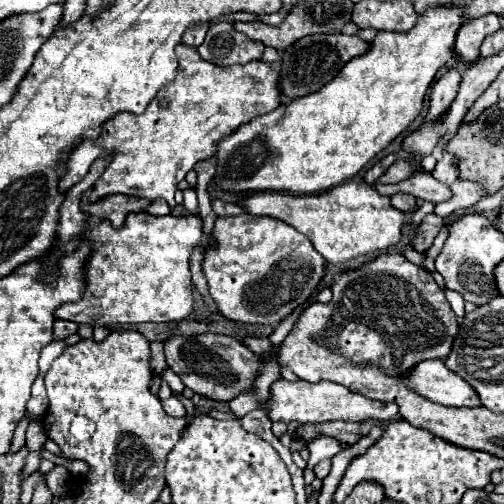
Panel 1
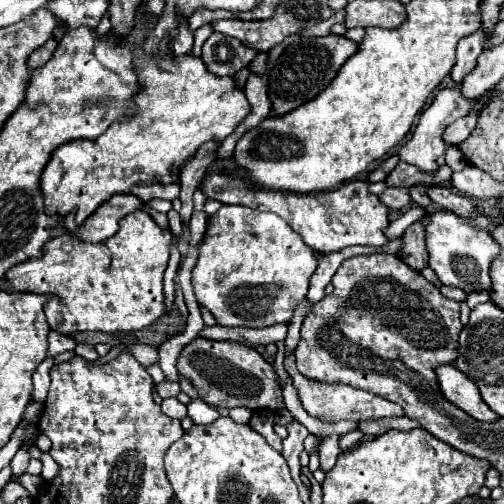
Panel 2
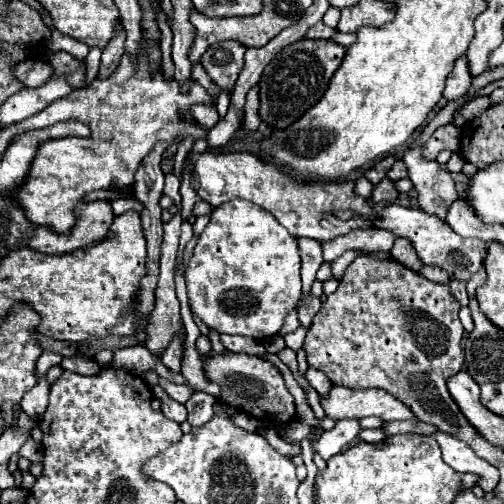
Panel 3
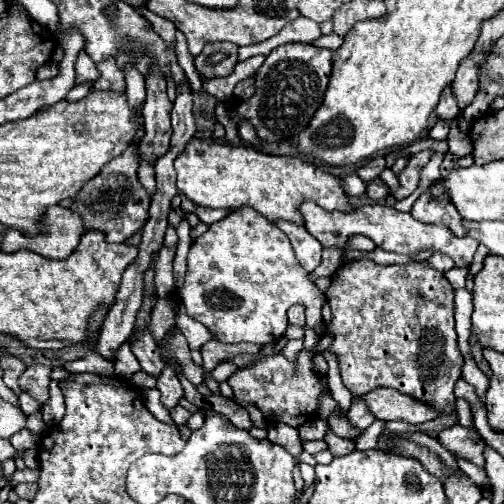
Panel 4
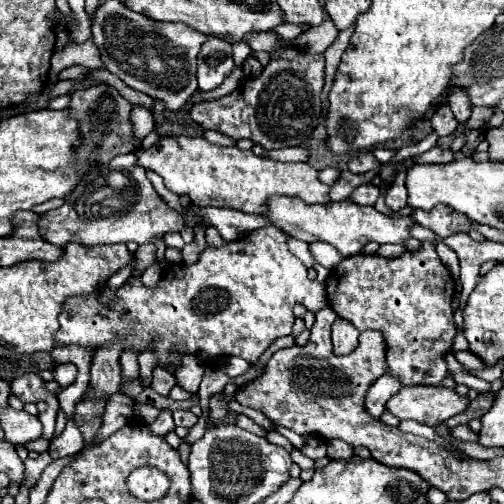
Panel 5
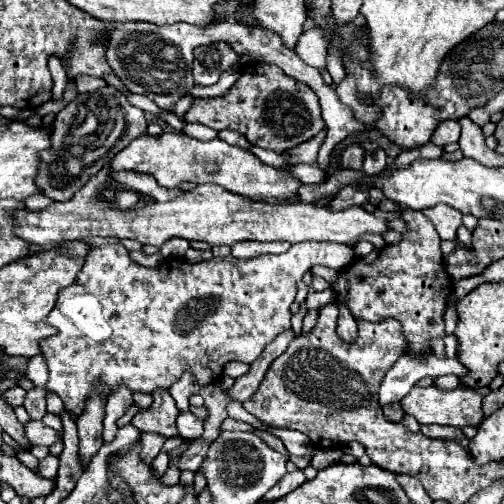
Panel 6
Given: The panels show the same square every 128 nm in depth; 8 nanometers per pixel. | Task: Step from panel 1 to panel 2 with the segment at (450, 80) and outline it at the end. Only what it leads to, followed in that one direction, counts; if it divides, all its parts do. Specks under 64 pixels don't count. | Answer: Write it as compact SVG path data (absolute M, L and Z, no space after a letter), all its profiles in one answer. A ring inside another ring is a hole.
M442 88L436 92L432 104L422 112L420 116L420 122L418 126L414 128L414 134L412 138L408 140L408 144L404 144L398 152L400 160L404 162L410 162L414 166L418 166L420 170L424 172L436 172L438 166L436 166L436 158L442 156L446 152L446 144L444 144L444 138L442 138L442 132L448 124L452 124L454 120L458 120L460 116L466 116L470 111L472 111L478 102L486 100L486 96L482 95L476 100L466 100L462 98L462 94L458 92L458 88Z

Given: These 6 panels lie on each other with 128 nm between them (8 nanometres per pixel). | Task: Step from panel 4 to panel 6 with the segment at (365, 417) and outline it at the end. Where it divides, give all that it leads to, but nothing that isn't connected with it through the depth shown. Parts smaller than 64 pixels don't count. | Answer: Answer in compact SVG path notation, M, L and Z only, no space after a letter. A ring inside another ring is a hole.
M400 356L380 384L380 390L378 390L380 406L390 402L400 402L410 392L410 388L416 386L418 380L426 376L438 378L446 374L464 378L468 374L468 368L464 368L464 364L460 364L458 358L440 360L436 356L428 356L420 360L412 356Z

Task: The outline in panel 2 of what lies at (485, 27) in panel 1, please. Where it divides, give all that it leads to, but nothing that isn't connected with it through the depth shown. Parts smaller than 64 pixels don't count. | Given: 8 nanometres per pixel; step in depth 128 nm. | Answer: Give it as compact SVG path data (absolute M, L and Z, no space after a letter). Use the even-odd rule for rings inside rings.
M482 28L474 34L468 34L464 36L464 40L458 42L458 48L456 48L456 64L452 68L452 80L456 84L462 82L462 78L476 66L476 58L478 54L484 50L484 32Z

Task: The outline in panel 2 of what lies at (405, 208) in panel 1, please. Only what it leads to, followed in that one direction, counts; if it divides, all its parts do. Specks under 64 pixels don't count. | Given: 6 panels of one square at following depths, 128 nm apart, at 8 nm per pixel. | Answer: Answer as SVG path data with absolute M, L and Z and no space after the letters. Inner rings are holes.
M388 188L382 196L380 196L380 200L388 206L388 208L392 208L392 210L404 210L404 208L408 208L410 206L410 192L406 190L406 188Z

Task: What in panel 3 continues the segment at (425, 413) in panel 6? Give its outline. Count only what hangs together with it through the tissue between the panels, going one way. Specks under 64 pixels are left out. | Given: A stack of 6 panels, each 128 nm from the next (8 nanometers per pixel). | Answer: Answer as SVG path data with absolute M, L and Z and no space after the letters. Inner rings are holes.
M332 386L326 396L320 396L320 404L328 418L344 420L344 418L364 418L378 416L384 422L390 420L410 420L414 414L404 408L400 400L396 400L386 390L352 390L346 386Z

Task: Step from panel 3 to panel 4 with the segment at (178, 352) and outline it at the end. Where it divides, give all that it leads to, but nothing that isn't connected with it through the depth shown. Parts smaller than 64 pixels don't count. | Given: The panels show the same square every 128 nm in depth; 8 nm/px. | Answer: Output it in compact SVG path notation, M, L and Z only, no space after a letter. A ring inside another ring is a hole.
M164 362L164 370L162 370L162 374L158 376L156 388L160 390L160 394L162 394L162 404L164 404L166 408L172 408L172 406L178 404L178 400L180 400L180 396L182 396L184 392L182 392L180 380L178 380L178 376L176 376L176 366L172 366L170 362Z

